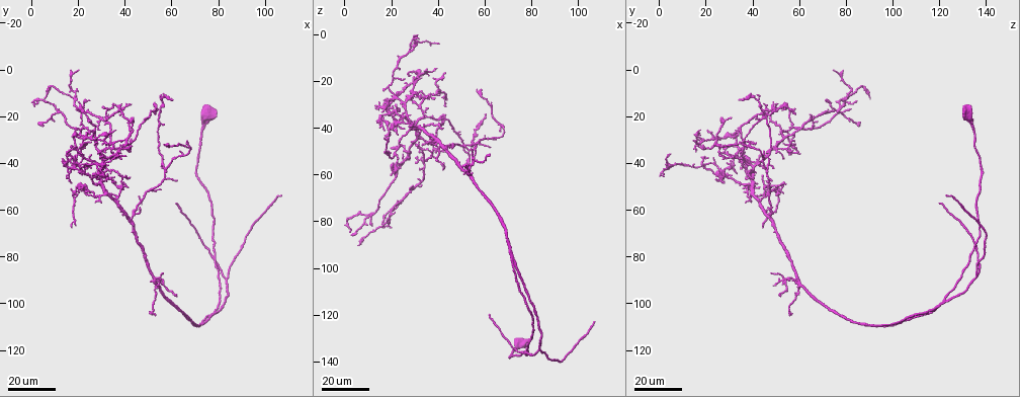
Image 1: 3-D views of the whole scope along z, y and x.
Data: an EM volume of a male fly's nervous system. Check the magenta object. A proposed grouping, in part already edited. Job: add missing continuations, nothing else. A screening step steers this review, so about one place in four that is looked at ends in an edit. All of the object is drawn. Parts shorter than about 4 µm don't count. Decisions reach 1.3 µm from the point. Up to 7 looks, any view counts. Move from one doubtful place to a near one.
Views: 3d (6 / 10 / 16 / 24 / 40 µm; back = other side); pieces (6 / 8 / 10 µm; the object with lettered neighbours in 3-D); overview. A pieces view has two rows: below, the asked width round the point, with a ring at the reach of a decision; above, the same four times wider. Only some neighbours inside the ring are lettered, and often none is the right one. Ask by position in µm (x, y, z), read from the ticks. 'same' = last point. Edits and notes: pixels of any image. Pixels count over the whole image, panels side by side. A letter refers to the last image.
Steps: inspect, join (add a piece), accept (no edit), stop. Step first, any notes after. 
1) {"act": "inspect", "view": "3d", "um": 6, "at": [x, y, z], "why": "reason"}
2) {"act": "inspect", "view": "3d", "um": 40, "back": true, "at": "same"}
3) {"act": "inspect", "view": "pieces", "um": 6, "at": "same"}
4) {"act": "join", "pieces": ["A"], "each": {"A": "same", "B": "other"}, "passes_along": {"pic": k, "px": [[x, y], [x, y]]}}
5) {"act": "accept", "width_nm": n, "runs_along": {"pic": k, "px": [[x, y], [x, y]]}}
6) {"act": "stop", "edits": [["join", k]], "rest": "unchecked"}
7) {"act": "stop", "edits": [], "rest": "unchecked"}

{"act": "inspect", "view": "3d", "um": 24, "at": [107, 54, 122], "why": "end of a long branch"}

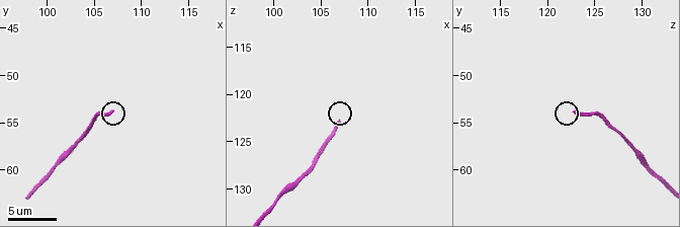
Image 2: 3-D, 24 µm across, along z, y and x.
{"act": "inspect", "view": "3d", "um": 6, "at": [106.8, 53.8, 122.8]}

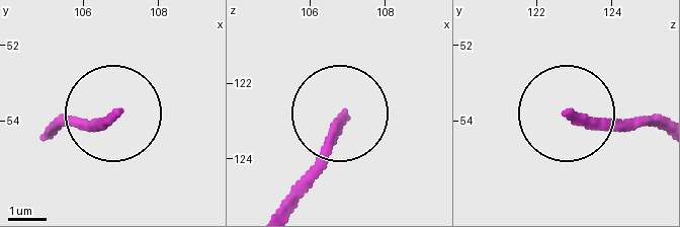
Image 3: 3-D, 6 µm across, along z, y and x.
{"act": "inspect", "view": "pieces", "um": 8, "at": [106.80, 53.80, 122.90], "why": "see the neighbours"}

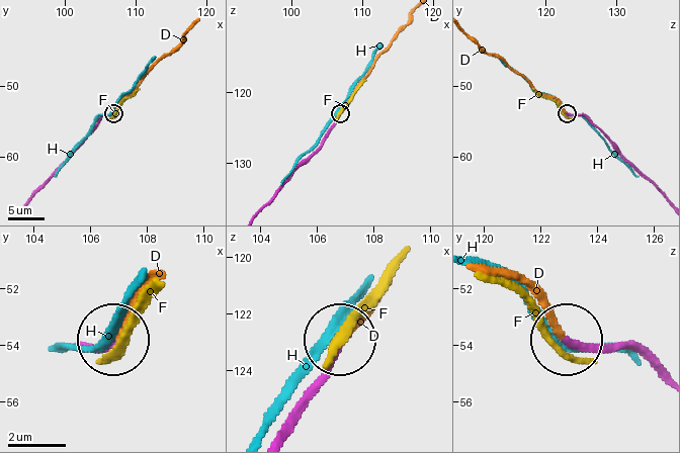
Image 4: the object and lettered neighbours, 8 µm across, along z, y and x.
{"act": "join", "pieces": ["D"], "each": {"D": "same", "F": "other", "H": "other"}, "passes_along": {"pic": 4, "px": [[298, 413], [369, 299]]}, "found": "the cell continues"}

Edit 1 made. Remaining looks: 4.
{"act": "inspect", "view": "overview", "why": "see it whole again"}

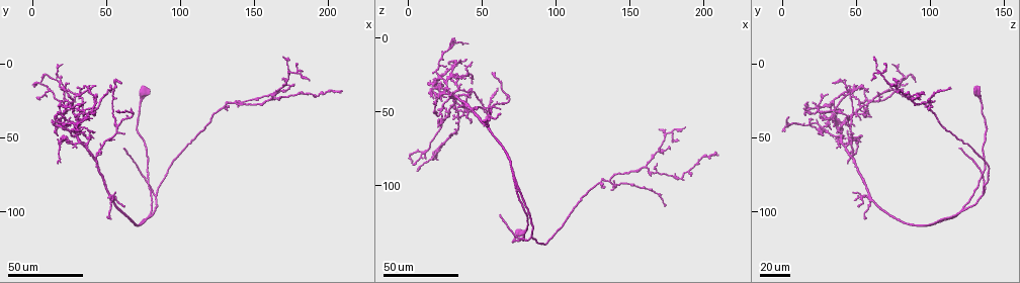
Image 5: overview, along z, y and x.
{"act": "inspect", "view": "3d", "um": 24, "at": [56, 22, 46], "why": "tapers out"}

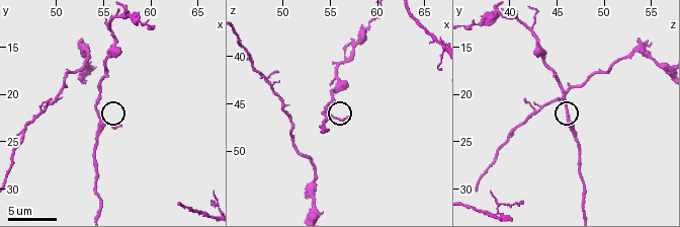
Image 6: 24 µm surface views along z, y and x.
{"act": "inspect", "view": "pieces", "um": 8, "at": [56.6, 23.2, 46.6]}

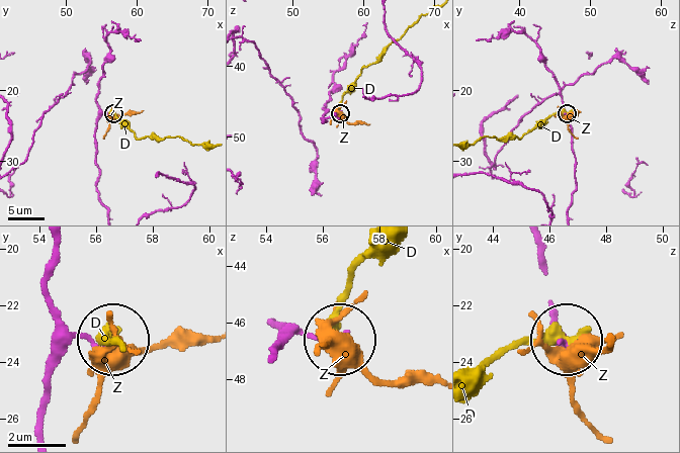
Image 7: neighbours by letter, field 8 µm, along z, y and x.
{"act": "accept", "width_nm": 130, "each": {"D": "other", "Z": "other"}, "found": "no lettered piece goes on from it"}

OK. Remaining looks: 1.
{"act": "stop", "edits": [["join", 4]], "rest": "unchecked"}

